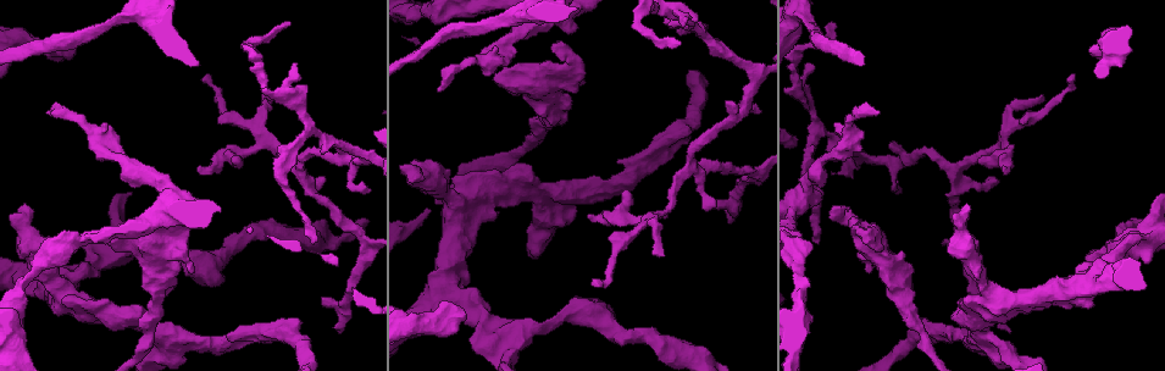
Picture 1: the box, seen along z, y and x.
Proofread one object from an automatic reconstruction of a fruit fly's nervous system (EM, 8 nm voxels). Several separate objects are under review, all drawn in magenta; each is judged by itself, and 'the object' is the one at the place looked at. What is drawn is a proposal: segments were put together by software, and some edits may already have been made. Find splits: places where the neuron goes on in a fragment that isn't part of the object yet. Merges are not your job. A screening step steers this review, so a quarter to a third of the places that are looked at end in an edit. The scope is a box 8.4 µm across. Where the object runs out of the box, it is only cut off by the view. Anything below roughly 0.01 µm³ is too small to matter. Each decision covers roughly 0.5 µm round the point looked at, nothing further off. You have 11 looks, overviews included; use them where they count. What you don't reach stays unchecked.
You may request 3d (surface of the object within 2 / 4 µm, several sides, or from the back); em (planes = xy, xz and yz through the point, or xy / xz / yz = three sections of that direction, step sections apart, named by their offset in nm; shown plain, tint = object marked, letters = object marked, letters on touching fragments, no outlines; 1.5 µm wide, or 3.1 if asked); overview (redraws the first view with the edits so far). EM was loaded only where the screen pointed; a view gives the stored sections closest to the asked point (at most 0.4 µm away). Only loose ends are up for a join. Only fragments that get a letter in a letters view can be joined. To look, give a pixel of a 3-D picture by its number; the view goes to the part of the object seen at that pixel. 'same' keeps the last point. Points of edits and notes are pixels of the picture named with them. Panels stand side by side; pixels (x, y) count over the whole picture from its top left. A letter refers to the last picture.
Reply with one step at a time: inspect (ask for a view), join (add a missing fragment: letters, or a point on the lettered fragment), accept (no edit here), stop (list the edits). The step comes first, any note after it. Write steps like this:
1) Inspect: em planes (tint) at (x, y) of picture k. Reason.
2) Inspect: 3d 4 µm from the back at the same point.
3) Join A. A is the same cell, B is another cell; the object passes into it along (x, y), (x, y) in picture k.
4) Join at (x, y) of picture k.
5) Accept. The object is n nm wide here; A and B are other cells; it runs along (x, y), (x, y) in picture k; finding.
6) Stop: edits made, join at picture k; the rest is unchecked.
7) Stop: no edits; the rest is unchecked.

Inspect: 3d 2 µm from the back at (413, 178) of picture 1. Free end.

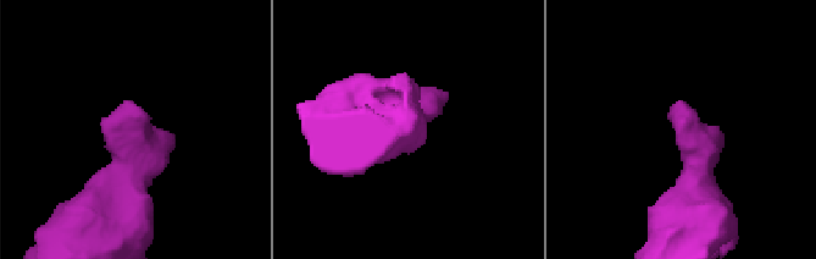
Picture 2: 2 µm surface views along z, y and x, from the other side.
Inspect: em planes (tint) at (673, 104) of picture 2. Need the tissue.

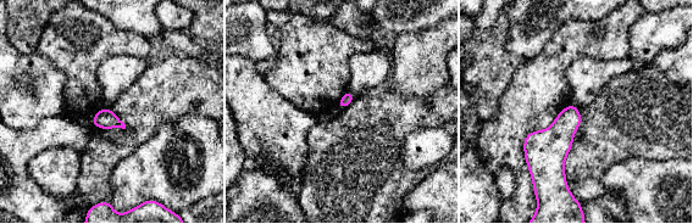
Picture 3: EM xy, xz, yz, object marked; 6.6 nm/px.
Inspect: em planes (letters) at the same point. See the neighbours.

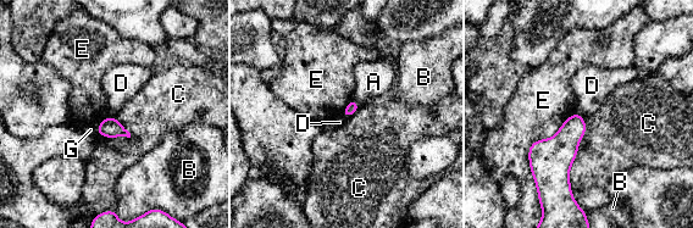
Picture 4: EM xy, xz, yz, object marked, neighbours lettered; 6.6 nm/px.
Accept. A, B, C, D, E and G are other cells; a border runs along (576, 111), (583, 116) in picture 4; none of them fits.

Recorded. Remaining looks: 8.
Inspect: 3d 2 µm at (438, 92) of picture 1. Long arm stops here.

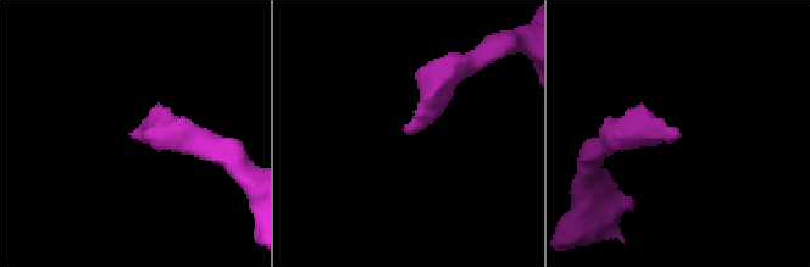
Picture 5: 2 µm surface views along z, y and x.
Inspect: em planes (letters) at (132, 137) of picture 5.

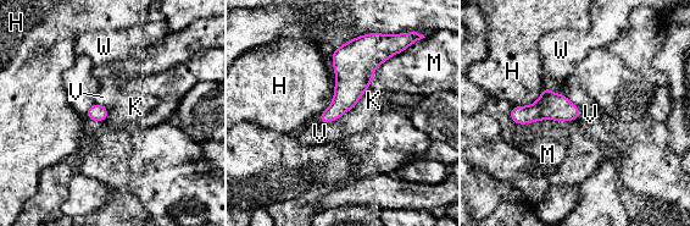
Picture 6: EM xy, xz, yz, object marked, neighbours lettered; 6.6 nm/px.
Accept. The object is 110 nm wide here; H, K, M, V and W are other cells; a border runs along (544, 84), (532, 104), (512, 106) in picture 6; none of them fits.

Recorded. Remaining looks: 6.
Inspect: em xz step 4 (tint) at (441, 22) of picture 1. Free end.

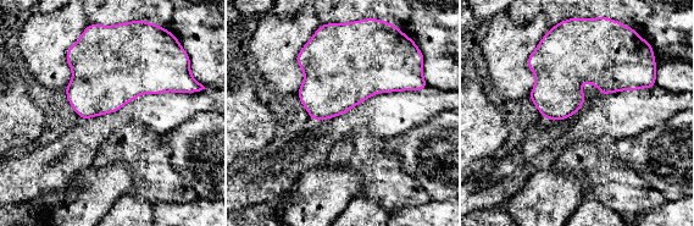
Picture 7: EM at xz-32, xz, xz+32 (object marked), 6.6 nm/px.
Inspect: em planes (letters) at the same point.

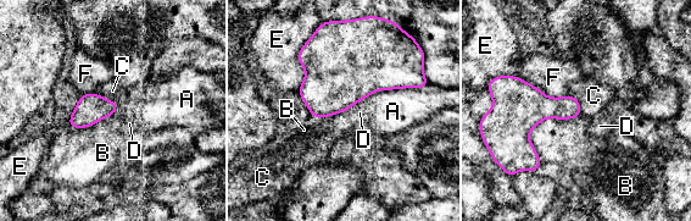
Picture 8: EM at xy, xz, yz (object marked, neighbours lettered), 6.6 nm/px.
Accept. A, B, C, D, E and F are other cells; a border runs along (347, 109), (323, 117) in picture 8; no lettered fragment goes on from it.

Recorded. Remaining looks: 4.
Inspect: em planes (letters) at (585, 81) of picture 1. Free end.

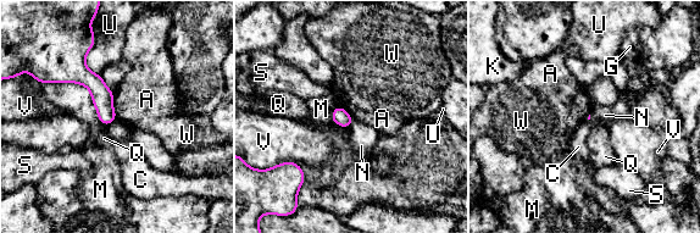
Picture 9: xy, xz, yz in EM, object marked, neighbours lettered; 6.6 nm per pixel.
Accept. A, C, G, K, M, N, Q, S, U, V and W are other cells; it runs along (79, 55), (107, 121) in picture 9; no lettered fragment goes on from it.

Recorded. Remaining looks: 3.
Stop: no edits; the rest is unchecked.

